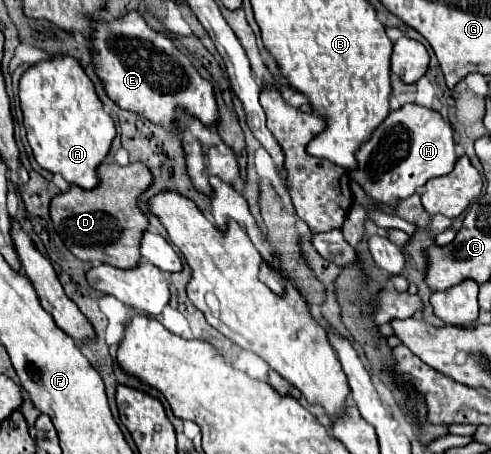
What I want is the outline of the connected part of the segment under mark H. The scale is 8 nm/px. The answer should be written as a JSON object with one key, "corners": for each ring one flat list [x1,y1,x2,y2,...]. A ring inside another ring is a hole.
{"corners":[[407,103,375,129,371,139,357,151,359,169,351,177,379,203,379,207,395,207,399,199,411,197,431,177,447,175,457,161,453,125,435,109,419,103]]}

